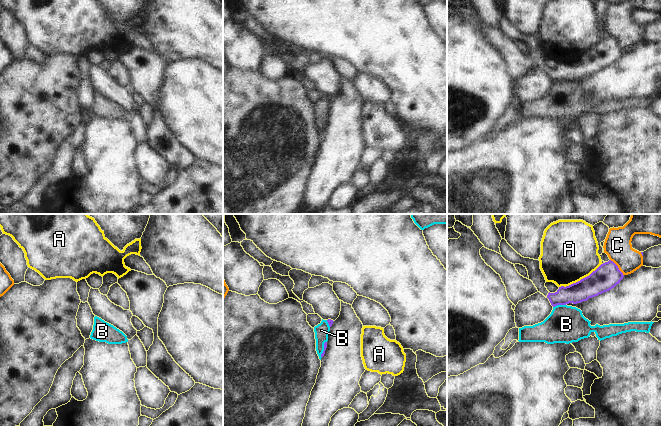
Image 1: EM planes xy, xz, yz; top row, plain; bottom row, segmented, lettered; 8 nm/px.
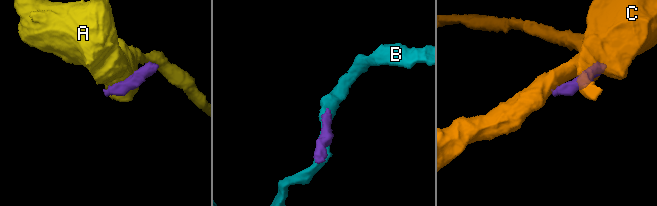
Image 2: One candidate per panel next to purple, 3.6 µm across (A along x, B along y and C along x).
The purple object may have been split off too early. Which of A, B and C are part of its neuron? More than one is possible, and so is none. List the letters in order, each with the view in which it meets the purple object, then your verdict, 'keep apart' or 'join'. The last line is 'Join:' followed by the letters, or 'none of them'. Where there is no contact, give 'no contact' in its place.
A: yz | keep apart
B: yz | keep apart
C: yz | keep apart
Join: none of them

